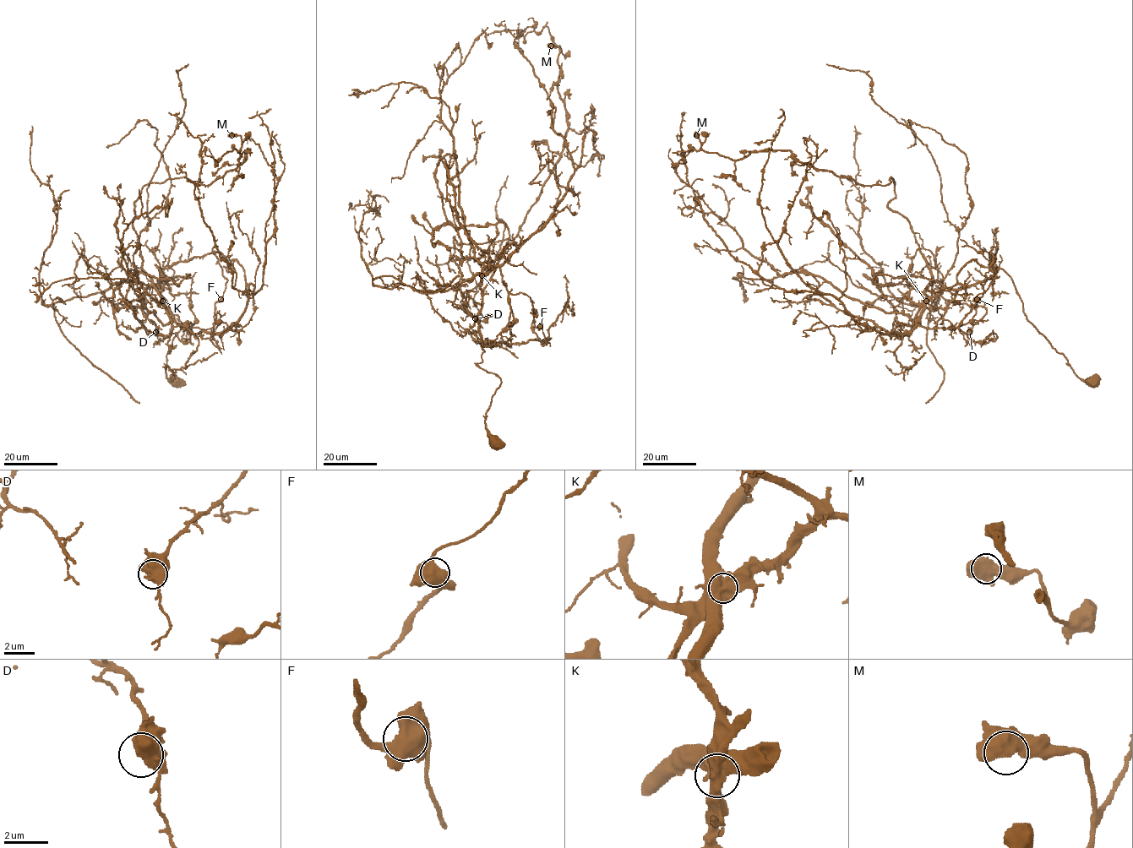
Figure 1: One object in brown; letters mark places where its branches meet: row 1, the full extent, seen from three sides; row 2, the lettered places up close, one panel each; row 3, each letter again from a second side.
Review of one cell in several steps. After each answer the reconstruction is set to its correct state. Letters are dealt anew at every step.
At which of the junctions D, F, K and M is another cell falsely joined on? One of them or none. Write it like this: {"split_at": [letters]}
{"split_at": ["K"]}

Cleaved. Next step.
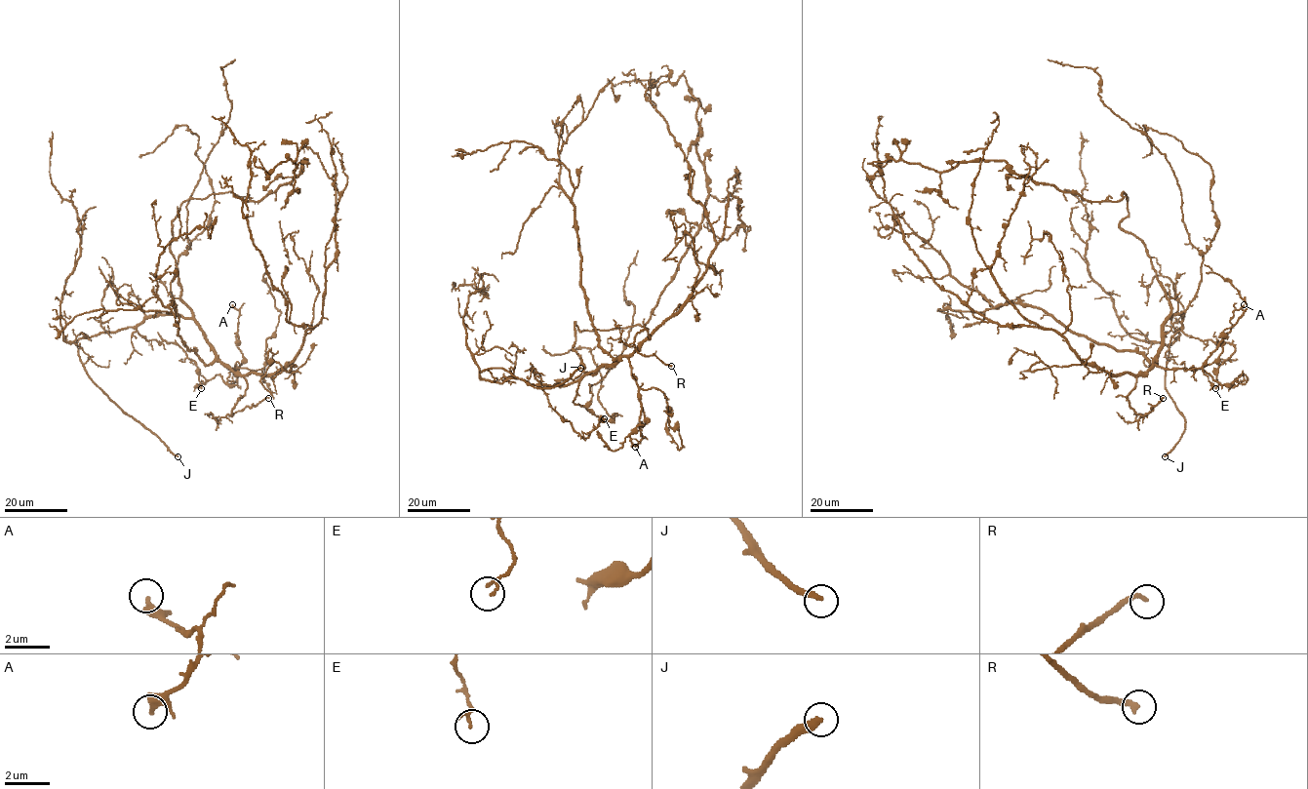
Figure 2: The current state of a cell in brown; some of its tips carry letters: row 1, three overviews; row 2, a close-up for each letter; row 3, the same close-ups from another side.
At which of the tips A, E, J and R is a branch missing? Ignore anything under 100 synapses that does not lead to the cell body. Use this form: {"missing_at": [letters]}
{"missing_at": ["J"]}

